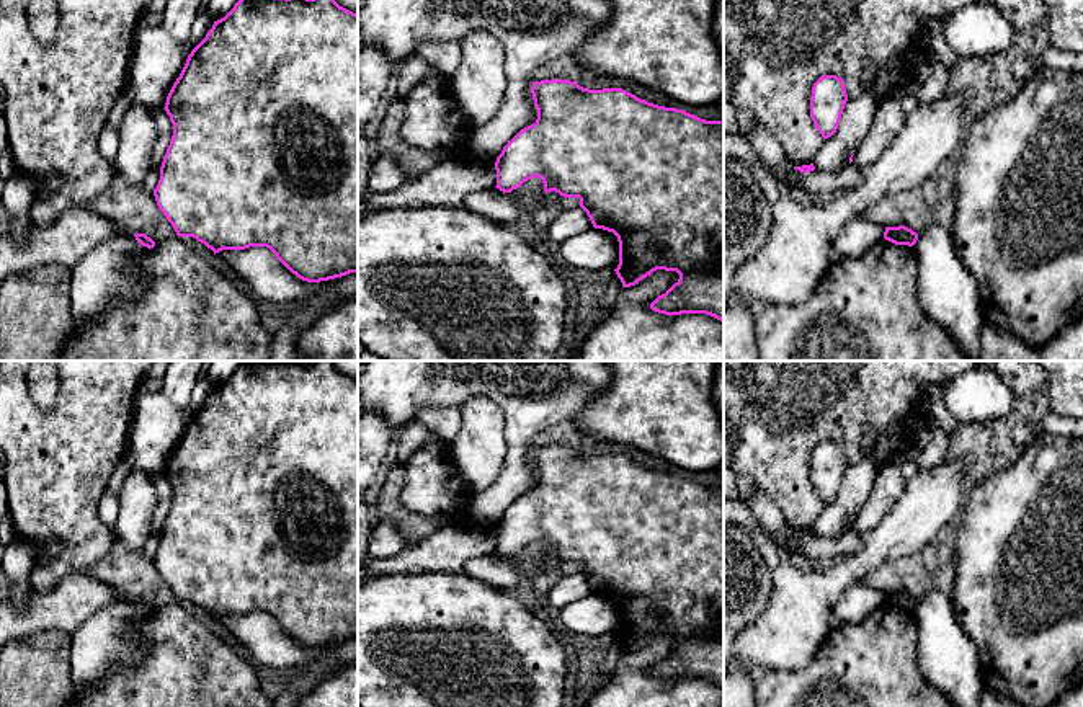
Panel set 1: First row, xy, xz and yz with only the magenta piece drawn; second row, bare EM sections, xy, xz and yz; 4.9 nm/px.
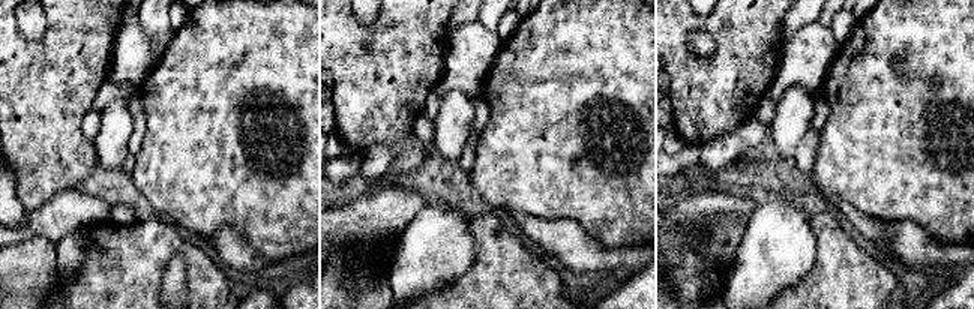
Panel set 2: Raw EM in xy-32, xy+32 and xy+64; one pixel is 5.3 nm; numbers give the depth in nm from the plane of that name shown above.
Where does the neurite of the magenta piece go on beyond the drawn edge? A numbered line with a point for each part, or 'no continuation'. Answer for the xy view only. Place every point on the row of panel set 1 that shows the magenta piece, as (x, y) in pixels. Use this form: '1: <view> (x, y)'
no continuation

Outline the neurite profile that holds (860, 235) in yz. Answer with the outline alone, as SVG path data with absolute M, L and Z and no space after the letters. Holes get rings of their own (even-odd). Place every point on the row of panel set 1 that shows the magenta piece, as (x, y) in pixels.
M859 217L851 220L830 245L830 265L864 255L884 238L884 232L885 227L882 224Z

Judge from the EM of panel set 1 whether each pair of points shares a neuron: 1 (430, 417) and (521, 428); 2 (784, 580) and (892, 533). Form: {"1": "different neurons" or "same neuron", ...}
{"1": "different neurons", "2": "same neuron"}

